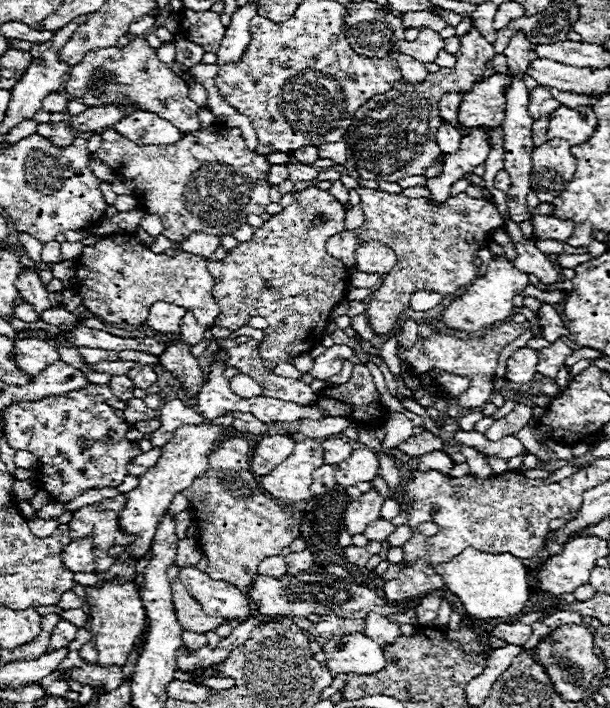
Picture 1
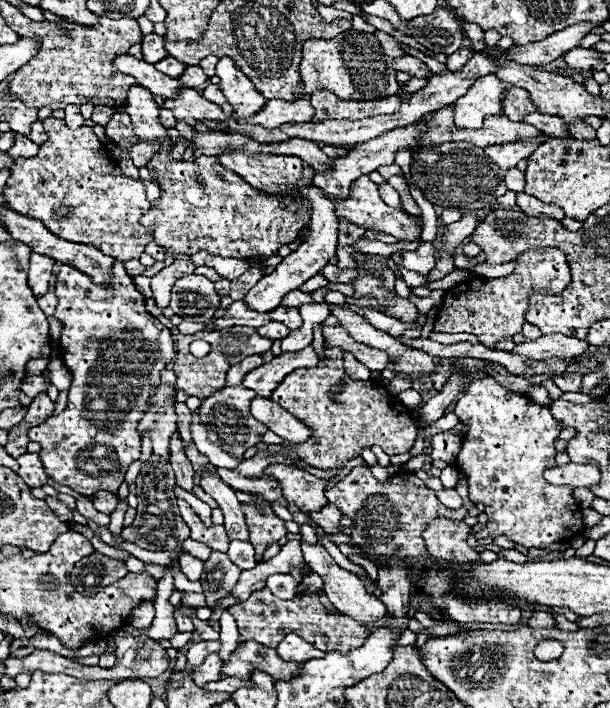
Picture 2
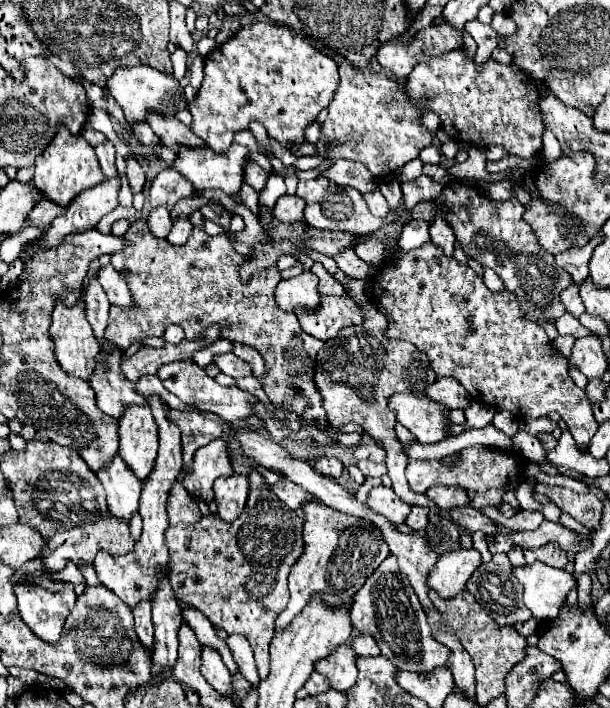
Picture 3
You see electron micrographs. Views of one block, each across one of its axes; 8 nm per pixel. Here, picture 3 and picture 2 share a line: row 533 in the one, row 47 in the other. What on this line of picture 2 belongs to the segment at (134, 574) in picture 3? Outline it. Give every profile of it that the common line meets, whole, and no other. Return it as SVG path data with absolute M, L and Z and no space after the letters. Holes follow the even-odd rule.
M156 34L144 36L144 60L146 62L156 64L166 56L168 56L168 52L164 48L164 38L162 36L156 36Z

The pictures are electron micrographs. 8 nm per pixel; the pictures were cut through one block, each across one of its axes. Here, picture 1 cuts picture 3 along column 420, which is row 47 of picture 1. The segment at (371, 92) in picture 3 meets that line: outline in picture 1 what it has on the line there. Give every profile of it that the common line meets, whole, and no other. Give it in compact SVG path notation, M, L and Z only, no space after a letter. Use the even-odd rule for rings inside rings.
M136 38L124 48L92 50L86 58L82 58L82 64L70 68L70 78L66 78L64 90L70 100L82 102L90 108L110 102L138 102L142 110L162 114L162 118L174 122L174 126L178 126L184 134L202 128L198 120L198 106L188 98L188 86L172 74L168 64L158 60L156 52L144 38Z

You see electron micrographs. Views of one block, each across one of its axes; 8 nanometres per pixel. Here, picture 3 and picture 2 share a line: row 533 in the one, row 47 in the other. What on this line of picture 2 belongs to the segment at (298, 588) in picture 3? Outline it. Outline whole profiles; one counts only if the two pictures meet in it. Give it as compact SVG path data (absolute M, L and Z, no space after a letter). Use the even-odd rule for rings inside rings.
M352 30L342 32L332 40L306 40L302 50L300 76L304 80L306 94L316 88L328 88L340 98L382 100L400 92L400 84L396 82L396 70L392 68L392 58L382 54L380 42L374 38L374 34Z

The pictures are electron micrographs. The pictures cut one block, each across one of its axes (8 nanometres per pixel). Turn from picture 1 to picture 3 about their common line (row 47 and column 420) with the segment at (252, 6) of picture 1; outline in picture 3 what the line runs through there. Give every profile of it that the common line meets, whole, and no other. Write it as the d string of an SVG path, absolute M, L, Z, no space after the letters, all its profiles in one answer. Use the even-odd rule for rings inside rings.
M410 220L404 228L402 228L402 234L400 234L400 242L398 246L402 250L412 250L412 248L418 248L426 242L430 242L428 238L428 222L426 220Z

